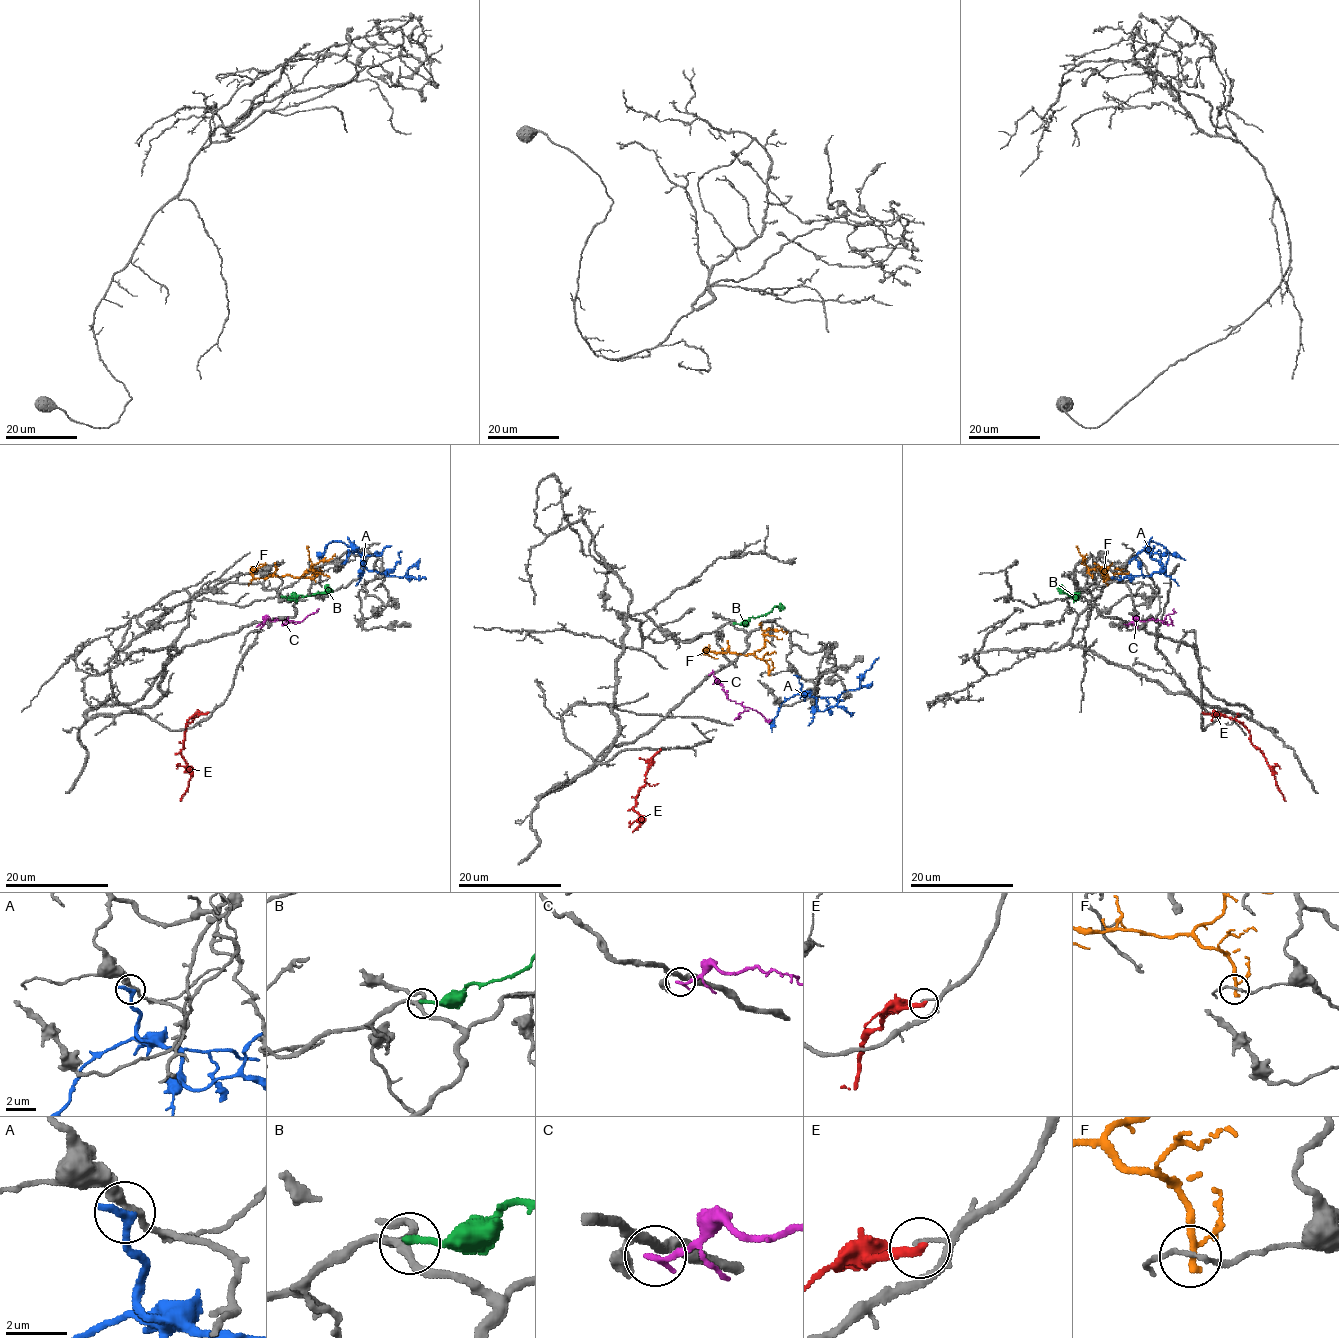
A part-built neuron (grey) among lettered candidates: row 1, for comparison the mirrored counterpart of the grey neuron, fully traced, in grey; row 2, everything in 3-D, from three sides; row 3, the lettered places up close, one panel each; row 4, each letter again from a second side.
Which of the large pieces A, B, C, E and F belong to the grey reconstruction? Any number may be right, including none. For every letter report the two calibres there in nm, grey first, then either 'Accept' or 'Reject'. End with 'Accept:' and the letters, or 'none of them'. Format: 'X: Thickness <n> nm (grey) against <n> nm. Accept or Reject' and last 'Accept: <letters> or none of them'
A: Thickness 320 nm (grey) against 360 nm. Reject
B: Thickness 280 nm (grey) against 280 nm. Reject
C: Thickness 300 nm (grey) against 240 nm. Reject
E: Thickness 120 nm (grey) against 280 nm. Reject
F: Thickness 130 nm (grey) against 200 nm. Reject
Accept: none of them

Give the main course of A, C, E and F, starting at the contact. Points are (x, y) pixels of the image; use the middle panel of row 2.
A: (799, 676), (802, 693), (811, 696), (823, 711), (832, 707), (844, 692), (855, 690), (860, 676), (878, 657)
C: (712, 672), (729, 699), (772, 720)
E: (659, 750), (652, 759), (645, 782), (636, 796), (634, 809), (643, 821), (632, 832)
F: (768, 672), (768, 665), (752, 654), (705, 650), (717, 658)

